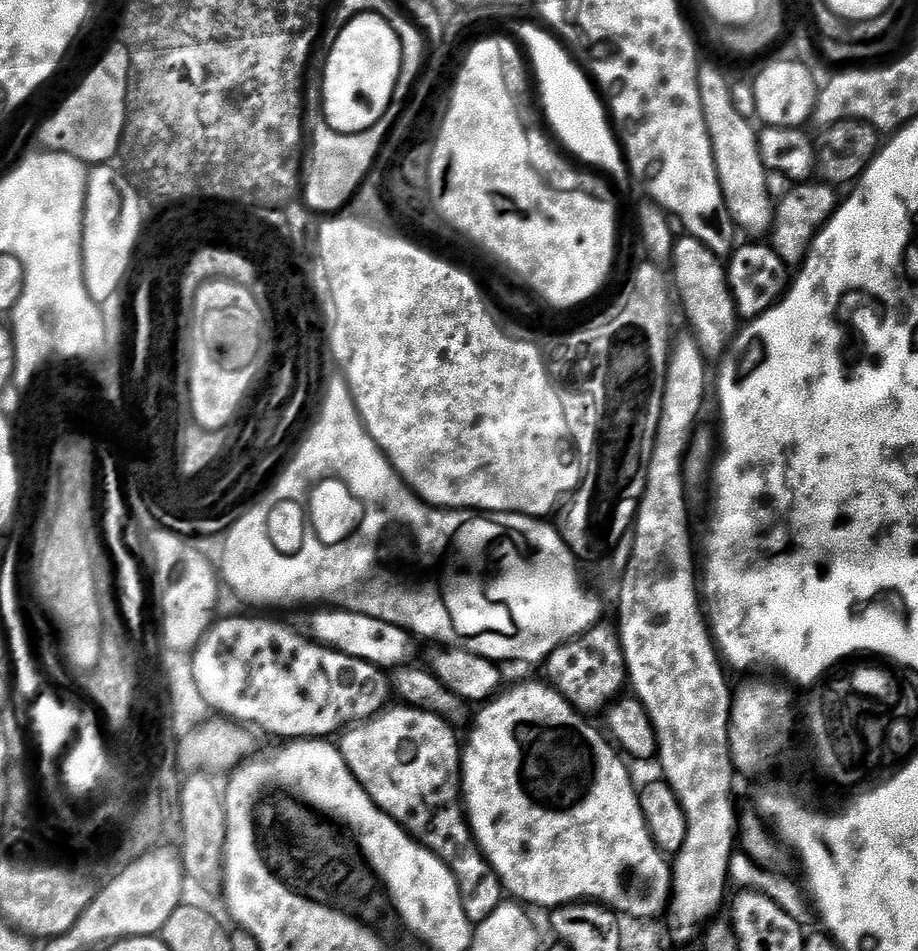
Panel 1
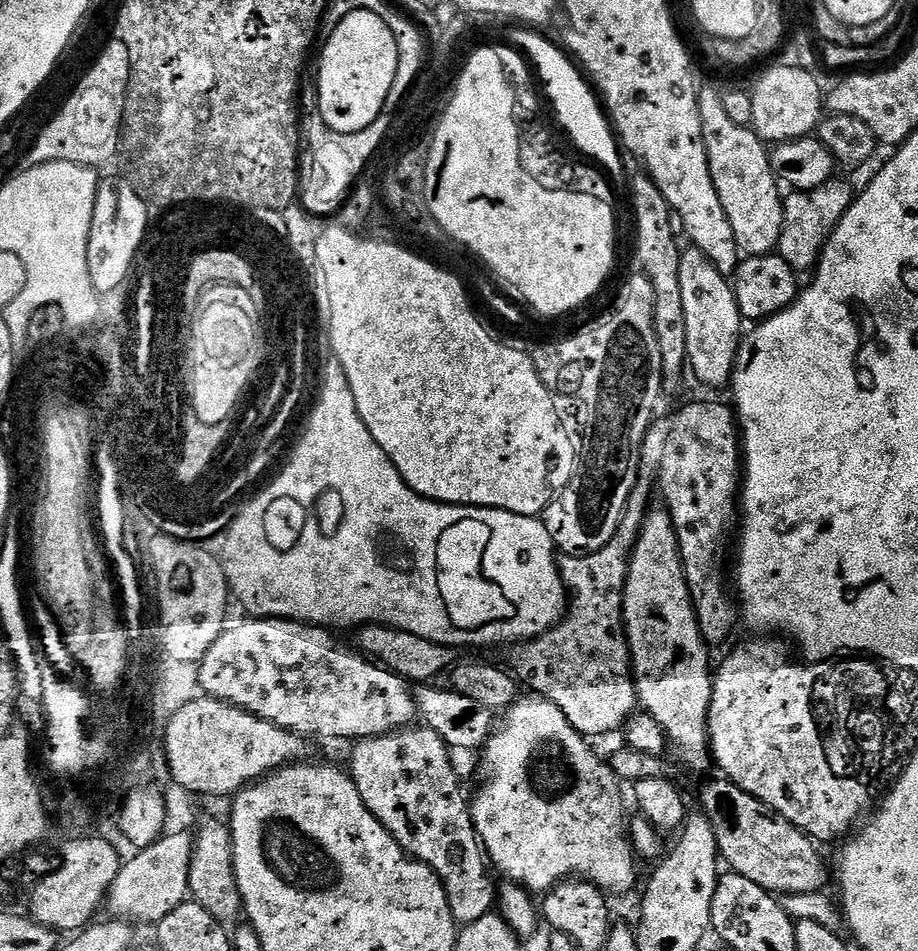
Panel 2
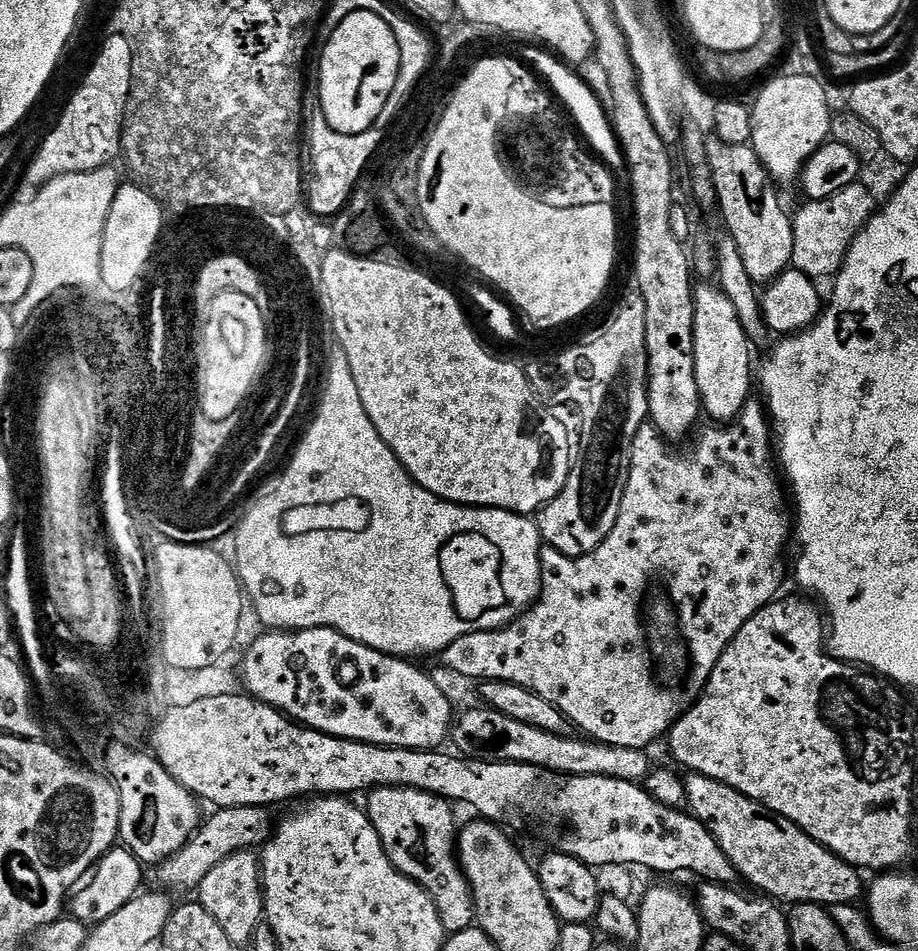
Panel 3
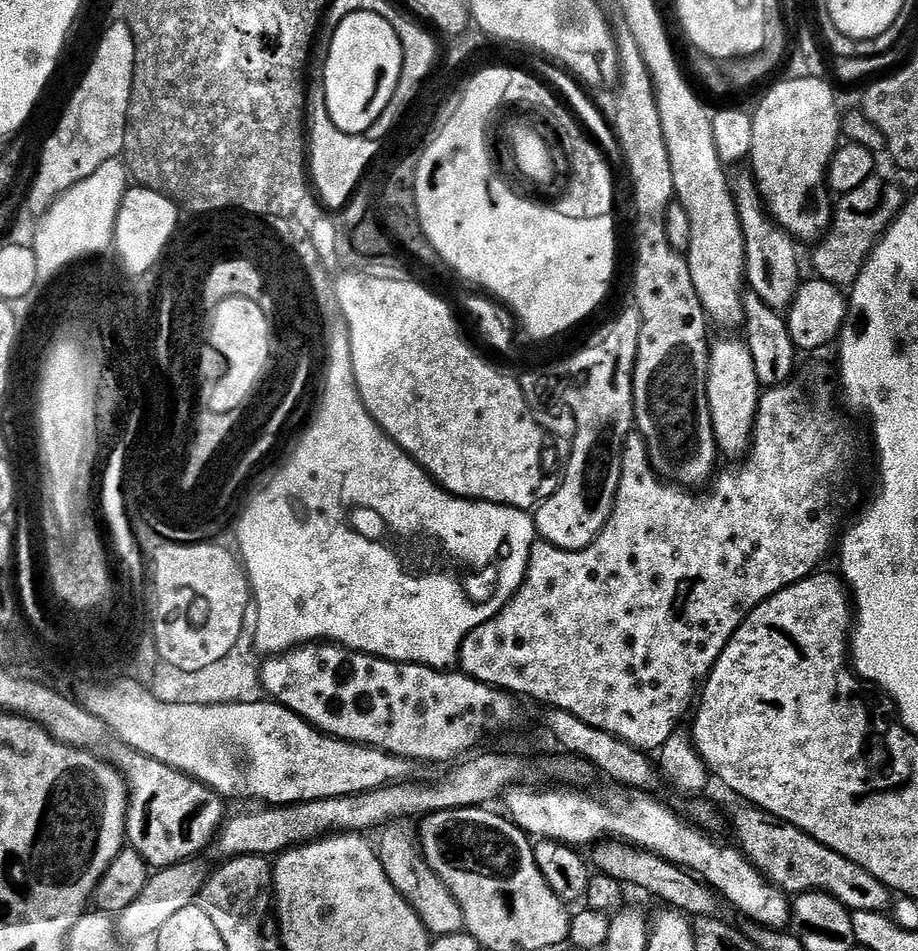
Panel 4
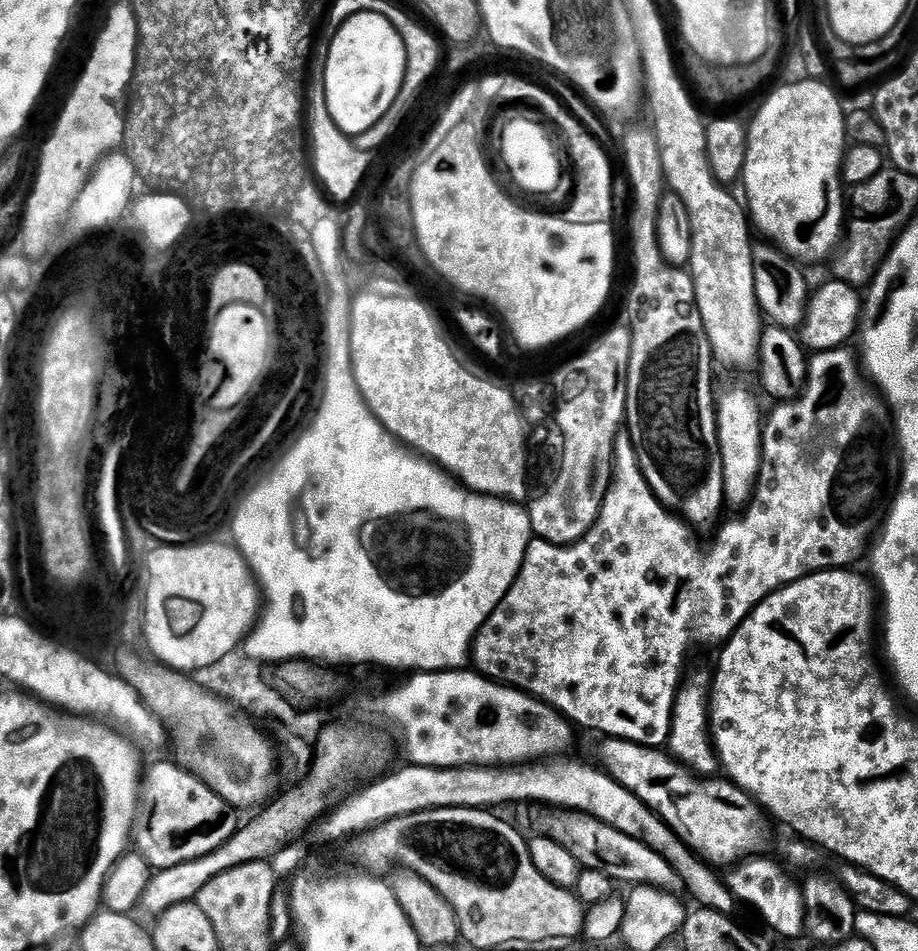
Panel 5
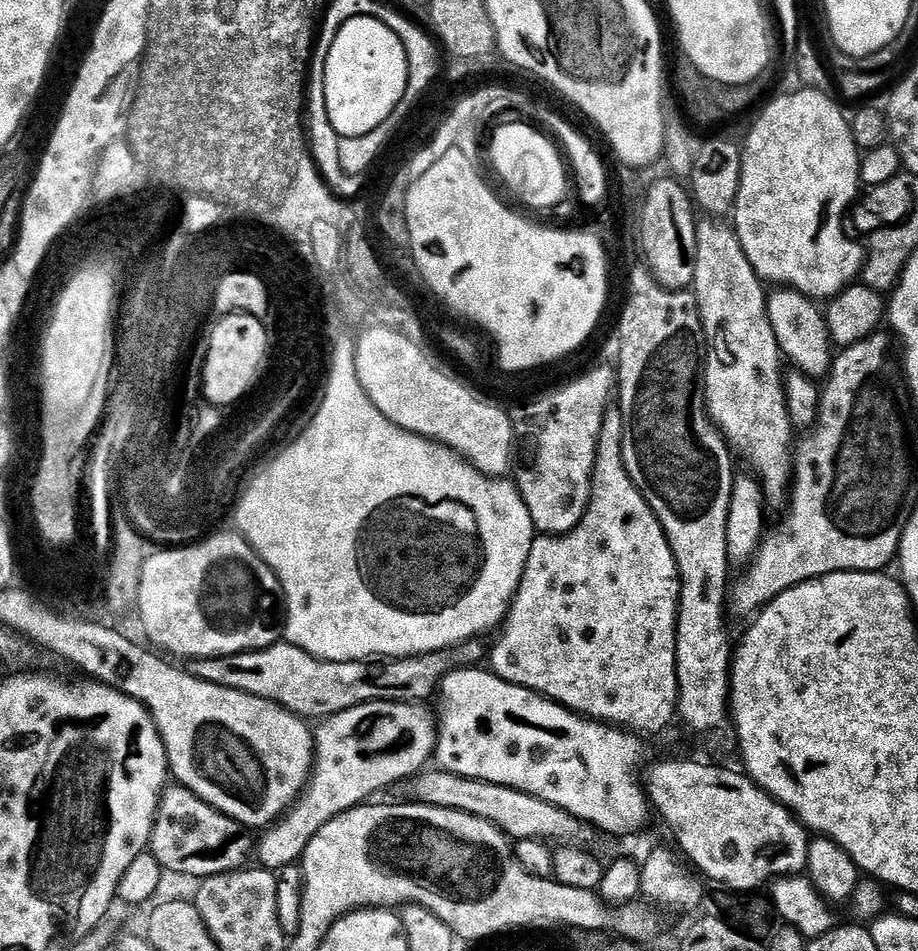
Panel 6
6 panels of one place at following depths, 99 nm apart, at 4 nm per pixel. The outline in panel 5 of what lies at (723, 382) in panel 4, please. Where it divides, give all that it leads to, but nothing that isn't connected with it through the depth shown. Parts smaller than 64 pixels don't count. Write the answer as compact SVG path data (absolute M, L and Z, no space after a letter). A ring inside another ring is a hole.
M736 390L718 400L716 404L716 433L720 443L724 499L727 507L747 509L756 481L760 479L760 449L762 447L762 412L755 400L746 392Z

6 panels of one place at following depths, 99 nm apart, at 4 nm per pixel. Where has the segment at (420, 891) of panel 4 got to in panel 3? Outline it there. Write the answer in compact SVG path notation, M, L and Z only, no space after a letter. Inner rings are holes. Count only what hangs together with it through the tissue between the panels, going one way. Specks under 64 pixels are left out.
M374 788L367 793L368 804L366 811L374 830L378 830L378 838L390 858L390 862L406 878L410 878L434 902L438 910L438 918L442 922L445 933L461 932L476 924L476 907L472 891L468 885L468 879L464 871L460 869L457 853L454 851L454 841L458 836L458 823L452 813L453 805L442 796L436 796L433 792L423 792L418 788Z

